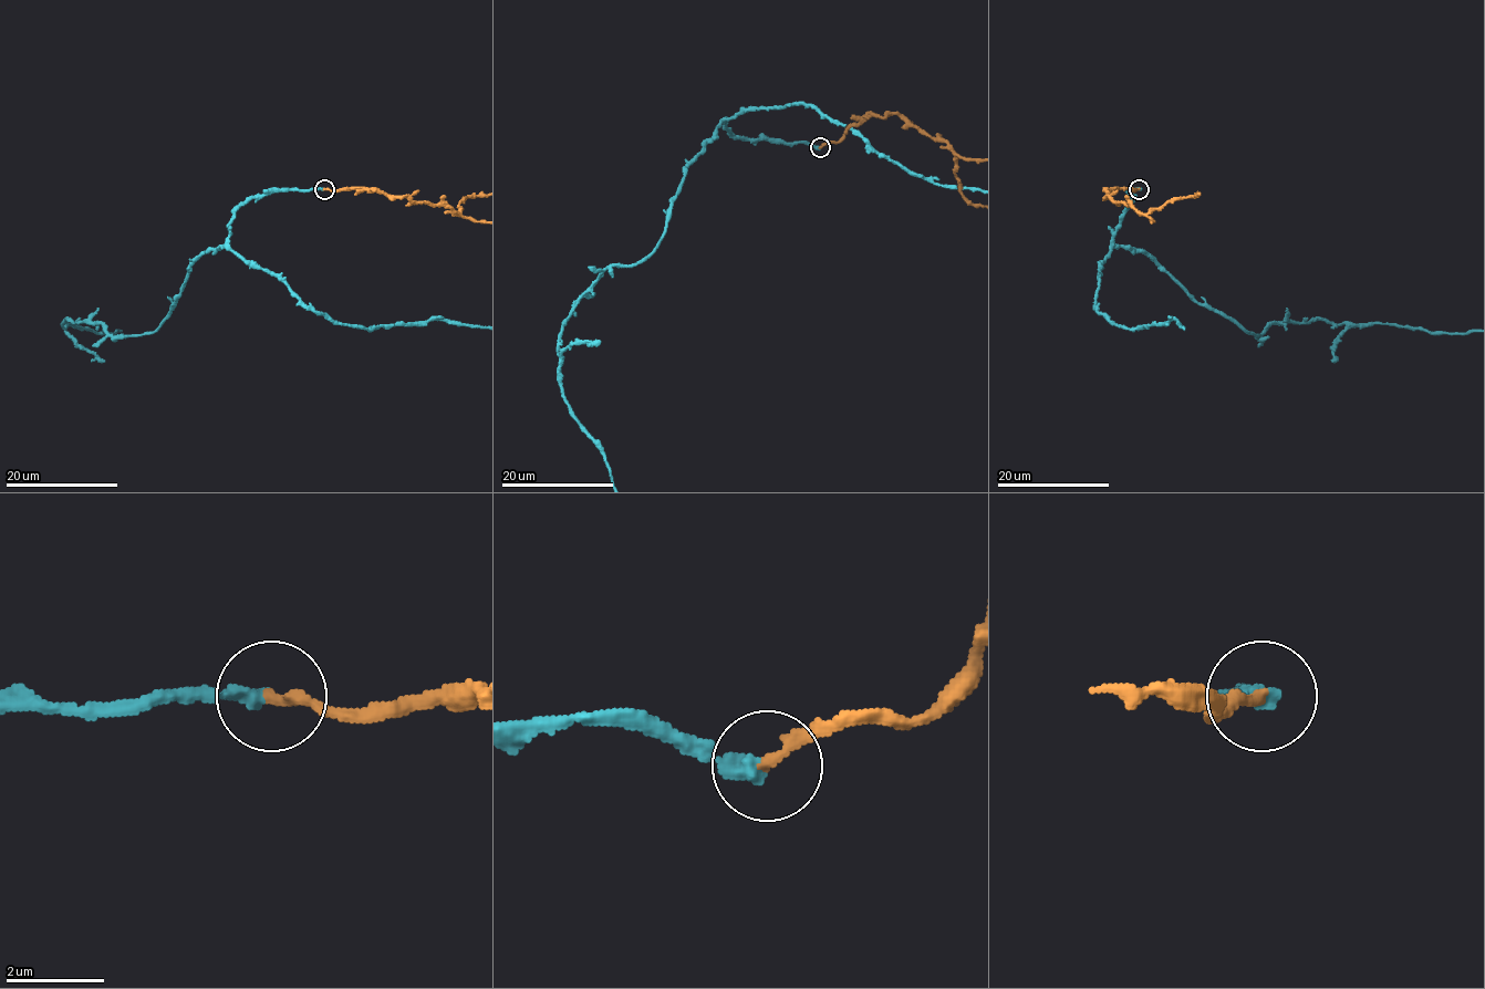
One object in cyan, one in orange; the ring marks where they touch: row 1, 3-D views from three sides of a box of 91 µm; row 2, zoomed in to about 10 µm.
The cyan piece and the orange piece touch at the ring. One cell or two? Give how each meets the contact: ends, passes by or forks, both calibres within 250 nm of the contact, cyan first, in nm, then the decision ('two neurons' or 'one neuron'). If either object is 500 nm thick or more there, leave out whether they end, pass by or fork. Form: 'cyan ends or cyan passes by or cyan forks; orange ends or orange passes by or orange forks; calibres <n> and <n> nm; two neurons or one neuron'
cyan ends; orange ends; calibres 340 and 280 nm; one neuron

